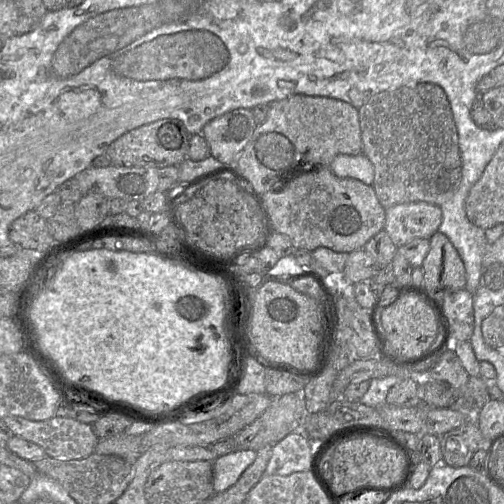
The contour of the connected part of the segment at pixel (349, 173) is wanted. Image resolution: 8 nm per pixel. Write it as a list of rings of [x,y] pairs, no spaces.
[[[363,153],[354,156],[340,154],[329,168],[339,178],[352,178],[371,186],[374,181],[373,164]]]

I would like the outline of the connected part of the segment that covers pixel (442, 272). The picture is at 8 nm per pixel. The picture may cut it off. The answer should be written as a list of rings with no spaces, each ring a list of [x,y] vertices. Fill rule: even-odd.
[[[437,231],[429,242],[429,251],[421,266],[423,285],[431,296],[443,302],[451,293],[465,288],[466,271],[459,253],[447,236]]]

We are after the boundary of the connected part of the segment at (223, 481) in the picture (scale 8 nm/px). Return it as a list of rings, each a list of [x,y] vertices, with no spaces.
[[[237,450],[213,461],[213,489],[222,493],[233,486],[242,473],[254,462],[255,450]]]

